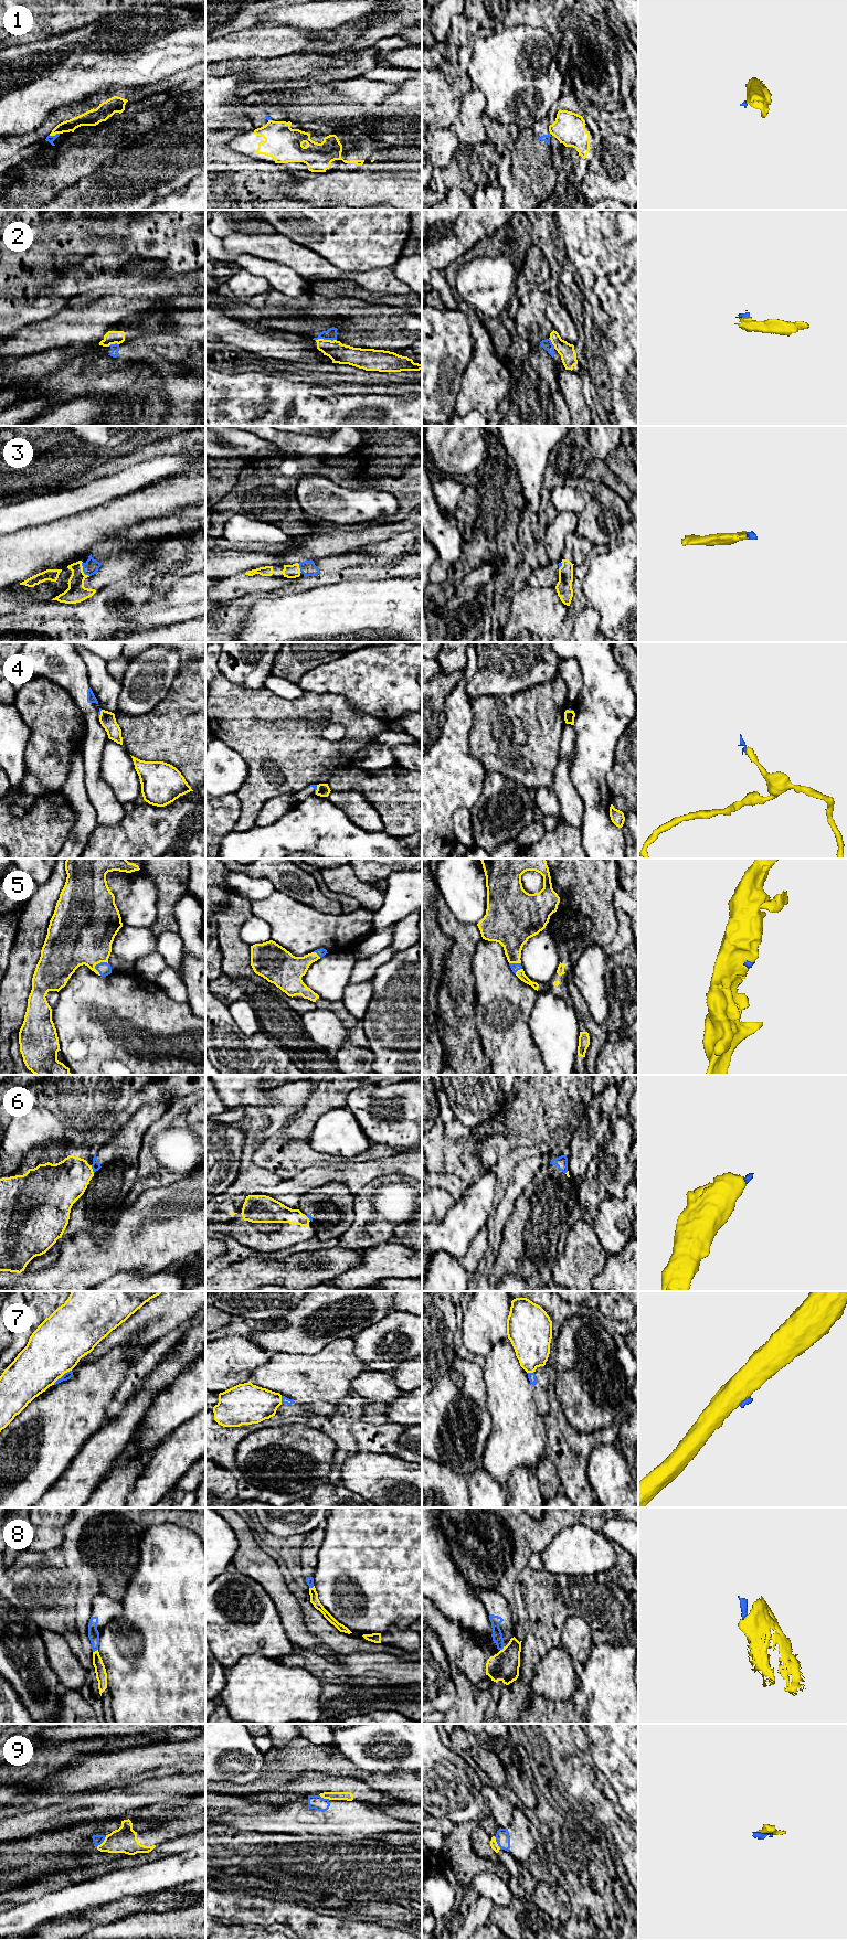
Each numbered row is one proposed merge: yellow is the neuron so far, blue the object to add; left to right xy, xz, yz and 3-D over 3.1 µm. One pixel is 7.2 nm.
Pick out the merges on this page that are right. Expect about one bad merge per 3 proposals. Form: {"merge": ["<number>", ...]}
{"merge": ["3", "5", "7", "8"]}

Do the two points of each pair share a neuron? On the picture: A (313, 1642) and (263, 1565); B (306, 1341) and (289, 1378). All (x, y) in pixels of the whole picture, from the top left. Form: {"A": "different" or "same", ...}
{"A": "same", "B": "different"}

